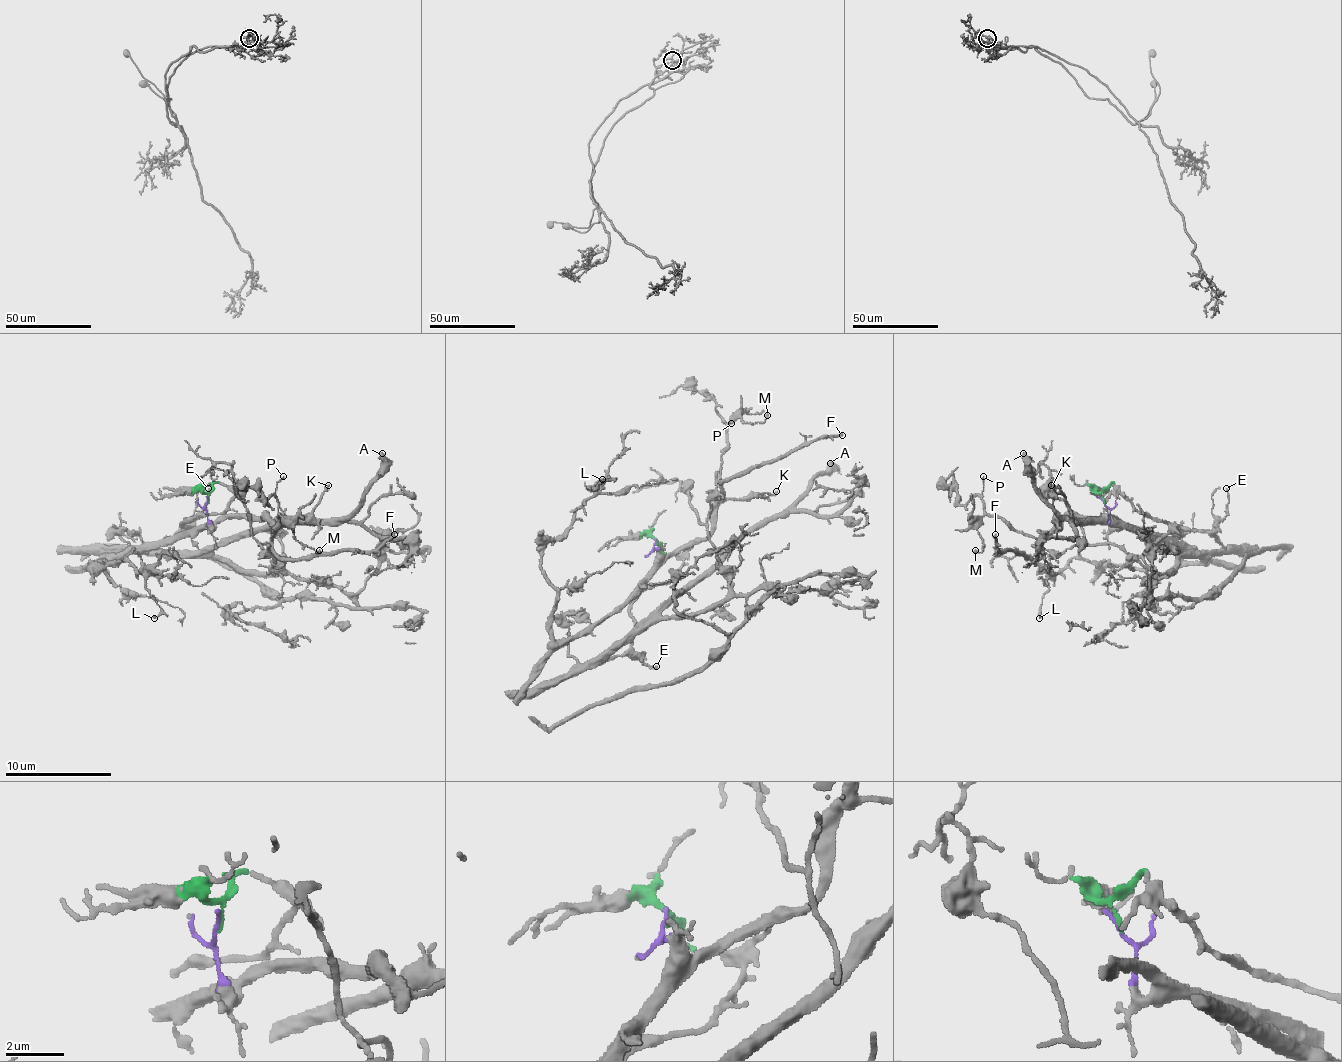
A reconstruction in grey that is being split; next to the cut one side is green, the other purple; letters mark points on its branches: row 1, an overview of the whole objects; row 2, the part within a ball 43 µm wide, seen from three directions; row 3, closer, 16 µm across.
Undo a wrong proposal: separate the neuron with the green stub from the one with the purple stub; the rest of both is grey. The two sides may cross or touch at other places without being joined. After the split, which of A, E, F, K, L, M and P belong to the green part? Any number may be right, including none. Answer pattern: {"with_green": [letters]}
{"with_green": ["A", "E"]}

